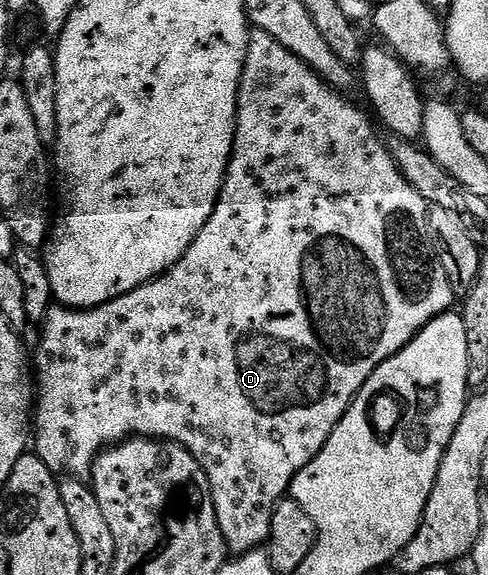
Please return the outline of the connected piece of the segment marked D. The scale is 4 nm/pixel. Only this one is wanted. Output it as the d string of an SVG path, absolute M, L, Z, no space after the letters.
M253 30L248 36L248 48L246 49L246 61L242 69L240 78L240 88L238 89L238 101L236 102L236 136L232 146L232 159L228 162L228 171L224 174L224 184L220 190L220 196L216 202L214 213L210 221L198 233L198 237L190 245L190 249L185 255L165 271L159 279L151 279L149 283L143 283L138 289L126 293L117 299L111 299L100 307L91 307L89 311L73 311L70 307L61 307L53 305L48 311L47 318L44 319L40 335L40 344L34 351L34 383L38 388L38 394L34 399L34 453L45 463L54 473L63 473L68 477L84 477L91 472L92 466L96 463L96 458L100 452L107 451L109 447L115 447L118 443L123 443L125 439L139 437L141 439L155 439L157 441L167 441L177 443L178 446L184 447L202 465L202 469L208 478L210 493L214 501L214 509L218 513L218 525L222 529L225 548L233 556L244 555L247 551L255 551L263 548L268 542L268 534L272 531L272 518L274 509L280 504L281 499L289 494L294 477L318 457L318 453L326 445L330 433L338 425L338 421L348 412L348 406L355 399L358 392L364 388L366 381L391 355L397 355L403 347L410 342L418 332L432 319L443 315L445 311L453 306L454 296L450 289L450 281L446 281L446 269L442 269L439 258L428 248L427 239L430 239L428 230L428 208L429 204L424 198L417 193L414 185L402 177L396 163L389 154L387 146L376 136L376 131L372 128L373 120L363 115L354 104L348 100L341 92L332 90L315 71L312 71L290 49L286 49L279 44L272 36L265 32Z

